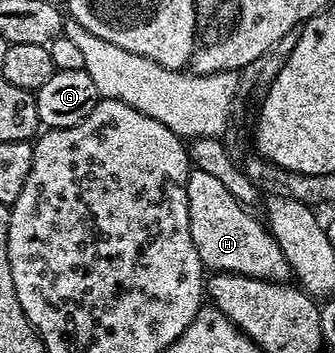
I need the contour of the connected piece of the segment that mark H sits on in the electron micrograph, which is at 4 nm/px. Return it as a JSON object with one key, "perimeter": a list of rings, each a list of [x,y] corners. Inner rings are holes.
{"perimeter":[[[192,169],[187,178],[187,195],[193,248],[197,248],[197,256],[201,256],[208,271],[265,278],[270,282],[287,282],[292,277],[285,252],[271,235],[264,219],[254,218],[252,211],[239,203],[225,184],[209,176],[209,172]]]}

